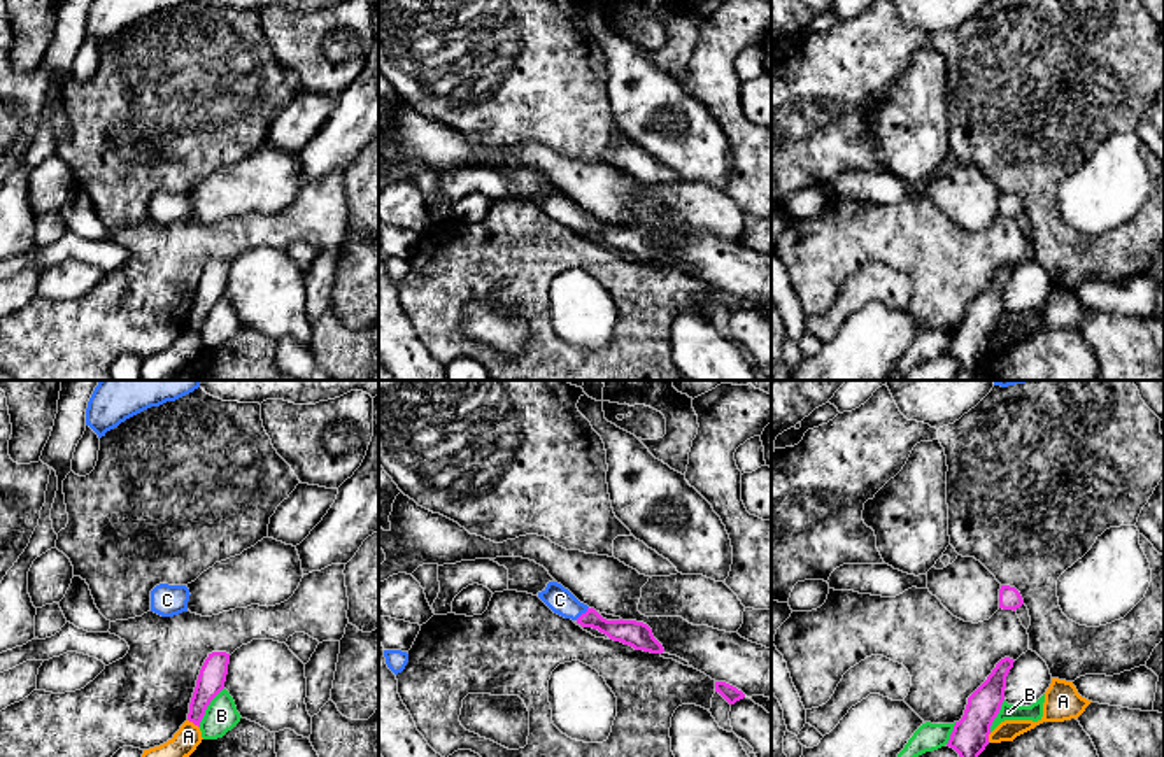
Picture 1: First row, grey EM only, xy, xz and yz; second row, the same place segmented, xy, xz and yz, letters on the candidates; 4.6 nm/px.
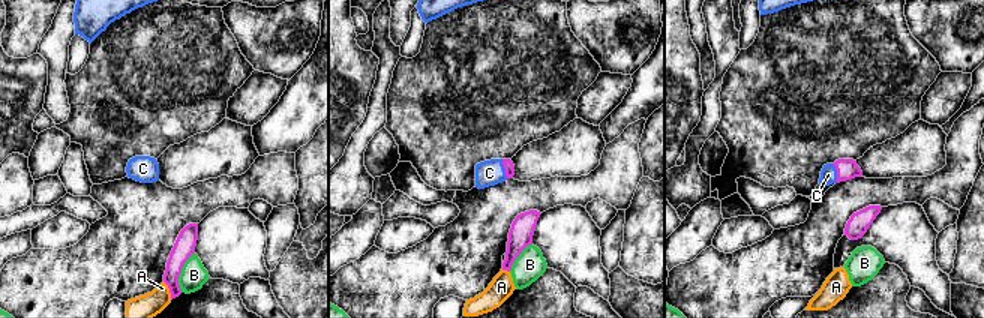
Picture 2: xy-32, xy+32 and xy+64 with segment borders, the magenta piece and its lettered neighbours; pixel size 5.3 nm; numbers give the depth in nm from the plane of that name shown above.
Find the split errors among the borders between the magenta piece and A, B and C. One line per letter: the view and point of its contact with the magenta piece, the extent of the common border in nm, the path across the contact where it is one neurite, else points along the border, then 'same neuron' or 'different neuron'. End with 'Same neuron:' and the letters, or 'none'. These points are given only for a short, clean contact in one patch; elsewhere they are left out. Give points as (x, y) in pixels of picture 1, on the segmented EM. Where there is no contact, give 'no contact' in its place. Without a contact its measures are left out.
A: xy (193, 722) | 70 nm | along xy (188, 719), (198, 728) | different neuron
B: xy (207, 705) | 220 nm | different neuron
C: xz (582, 614) | 90 nm | across xz (631, 633), (607, 628), (582, 614), (560, 600) | same neuron
Same neuron: C

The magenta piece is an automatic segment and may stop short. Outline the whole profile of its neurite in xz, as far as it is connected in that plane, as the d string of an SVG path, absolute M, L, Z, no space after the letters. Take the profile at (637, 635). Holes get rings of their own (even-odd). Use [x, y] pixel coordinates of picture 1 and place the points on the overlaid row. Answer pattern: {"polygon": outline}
{"polygon": "M549 582L538 598L557 615L571 619L582 627L593 627L614 641L650 654L663 654L663 645L654 638L652 629L636 620L607 620L594 608L580 603L568 589L557 582Z"}

